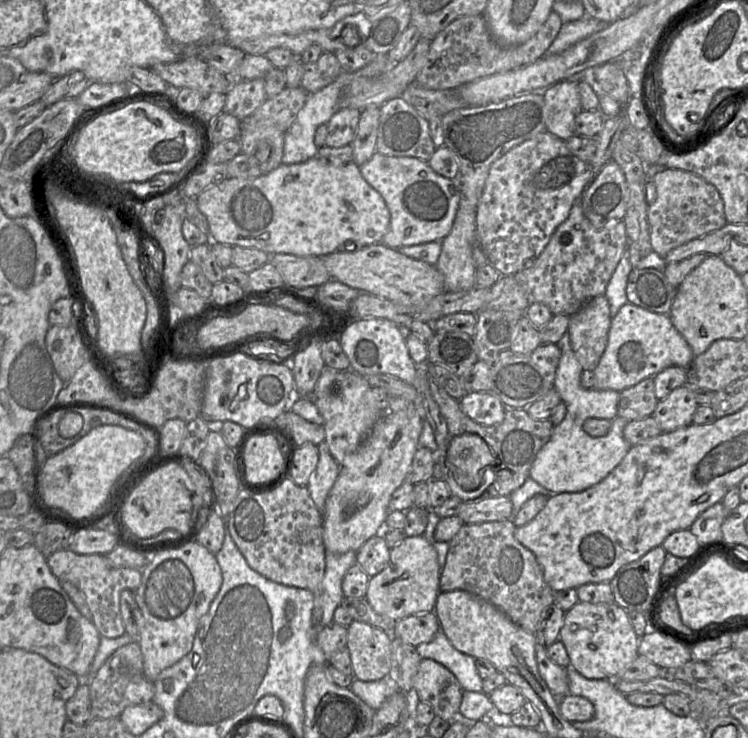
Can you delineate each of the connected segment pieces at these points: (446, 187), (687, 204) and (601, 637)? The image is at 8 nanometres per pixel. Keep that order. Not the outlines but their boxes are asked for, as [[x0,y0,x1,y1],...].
[[360,151,462,249],[648,169,727,257],[559,602,639,680]]

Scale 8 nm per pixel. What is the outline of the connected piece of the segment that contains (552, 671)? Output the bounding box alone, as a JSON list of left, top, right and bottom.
[536,644,569,698]

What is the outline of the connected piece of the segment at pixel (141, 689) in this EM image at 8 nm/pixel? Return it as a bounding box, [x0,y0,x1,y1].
[89,641,155,718]

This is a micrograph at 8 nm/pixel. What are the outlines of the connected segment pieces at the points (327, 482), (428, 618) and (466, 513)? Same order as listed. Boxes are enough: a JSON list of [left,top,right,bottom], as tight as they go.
[[307,441,340,513],[392,612,440,647],[457,496,512,524]]

